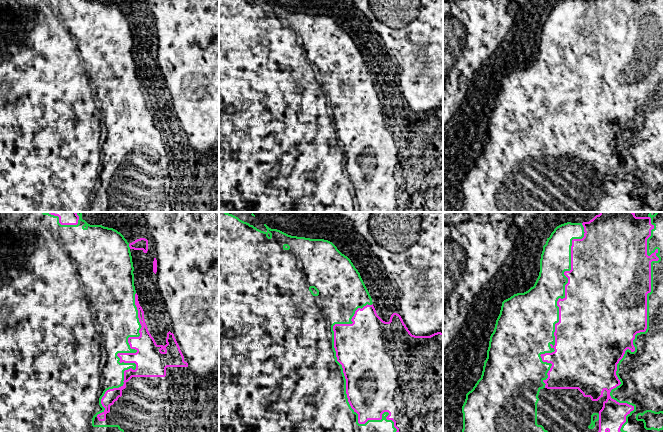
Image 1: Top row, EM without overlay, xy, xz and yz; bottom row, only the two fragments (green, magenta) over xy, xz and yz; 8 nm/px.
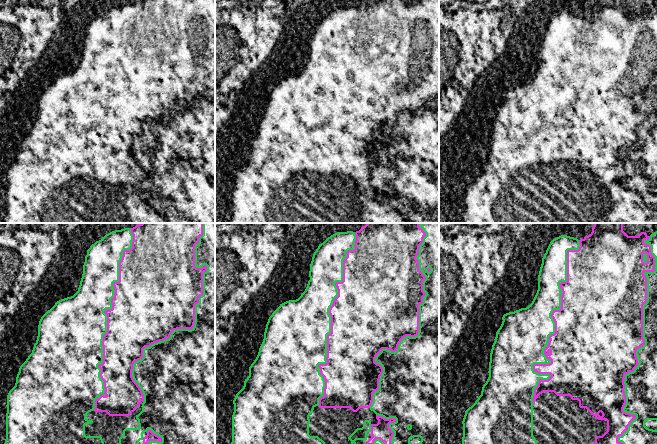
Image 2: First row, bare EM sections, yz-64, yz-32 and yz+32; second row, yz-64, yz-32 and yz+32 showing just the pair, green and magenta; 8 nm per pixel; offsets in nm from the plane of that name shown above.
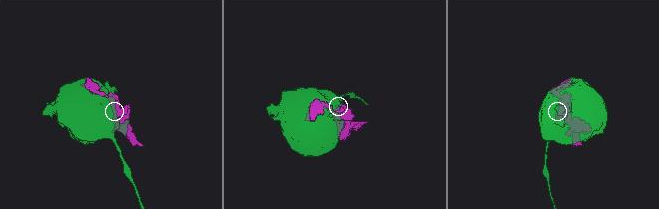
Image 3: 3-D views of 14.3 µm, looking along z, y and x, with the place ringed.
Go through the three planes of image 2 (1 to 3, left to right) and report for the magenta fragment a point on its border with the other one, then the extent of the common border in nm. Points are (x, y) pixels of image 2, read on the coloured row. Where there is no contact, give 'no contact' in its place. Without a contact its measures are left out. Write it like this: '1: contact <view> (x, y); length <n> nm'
1: contact yz-64 (194, 323); length 1500 nm
2: contact yz-32 (419, 327); length 1550 nm
3: contact yz+32 (645, 341); length 1700 nm

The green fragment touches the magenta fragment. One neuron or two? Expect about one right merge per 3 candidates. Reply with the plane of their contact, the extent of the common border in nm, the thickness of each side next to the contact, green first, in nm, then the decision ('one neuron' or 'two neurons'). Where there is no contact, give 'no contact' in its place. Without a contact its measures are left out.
contact in yz; length 1750 nm; calibres 280 and 420 nm; one neuron

